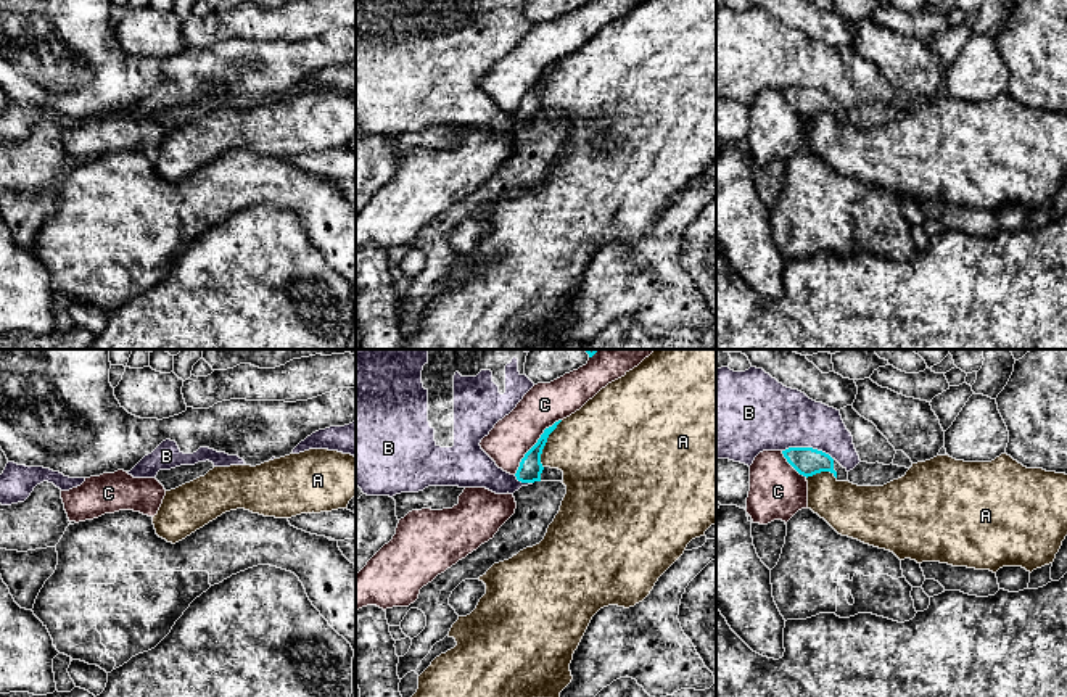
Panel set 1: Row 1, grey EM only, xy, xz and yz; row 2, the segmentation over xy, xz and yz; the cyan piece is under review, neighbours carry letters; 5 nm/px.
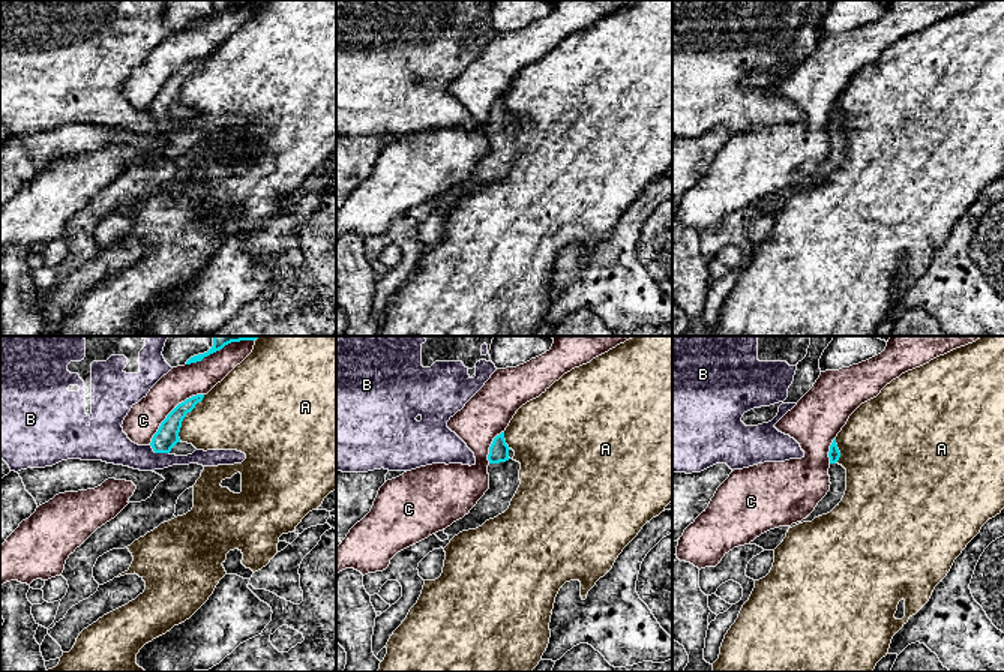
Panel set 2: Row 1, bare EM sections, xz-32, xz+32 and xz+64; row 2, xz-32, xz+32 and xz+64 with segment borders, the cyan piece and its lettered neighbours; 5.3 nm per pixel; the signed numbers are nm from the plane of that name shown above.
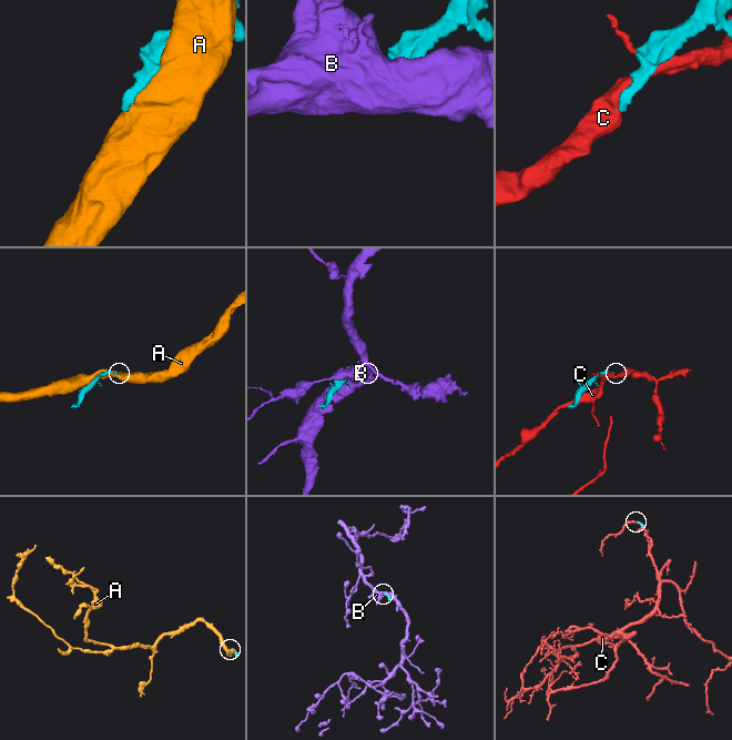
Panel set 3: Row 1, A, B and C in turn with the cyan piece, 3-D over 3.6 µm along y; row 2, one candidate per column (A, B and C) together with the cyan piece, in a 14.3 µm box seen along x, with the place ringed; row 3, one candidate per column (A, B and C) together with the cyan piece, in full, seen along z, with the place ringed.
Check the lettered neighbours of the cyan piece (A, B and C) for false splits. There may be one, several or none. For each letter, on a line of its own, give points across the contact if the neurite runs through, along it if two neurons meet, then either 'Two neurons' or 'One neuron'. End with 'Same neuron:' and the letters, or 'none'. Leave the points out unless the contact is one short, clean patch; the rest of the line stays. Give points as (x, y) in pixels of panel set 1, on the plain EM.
A: Two neurons
B: Two neurons
C: Two neurons
Same neuron: none

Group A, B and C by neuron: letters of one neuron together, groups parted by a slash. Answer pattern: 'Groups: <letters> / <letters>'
Groups: A / B / C

